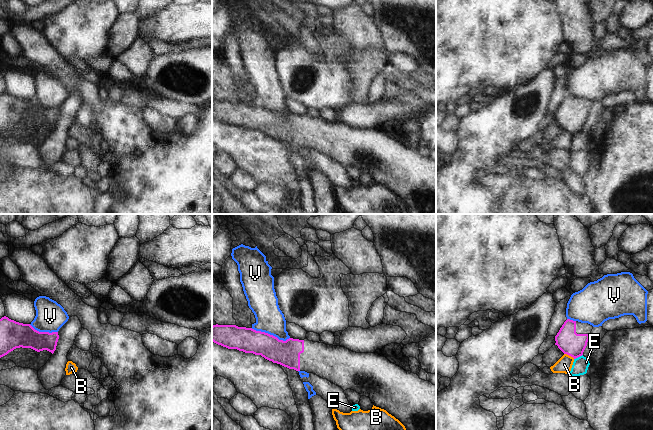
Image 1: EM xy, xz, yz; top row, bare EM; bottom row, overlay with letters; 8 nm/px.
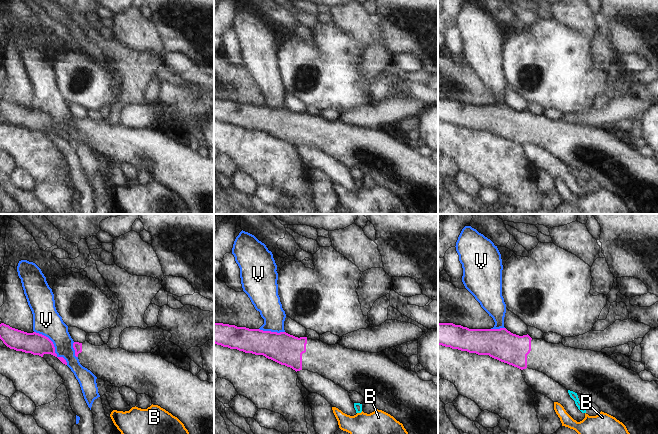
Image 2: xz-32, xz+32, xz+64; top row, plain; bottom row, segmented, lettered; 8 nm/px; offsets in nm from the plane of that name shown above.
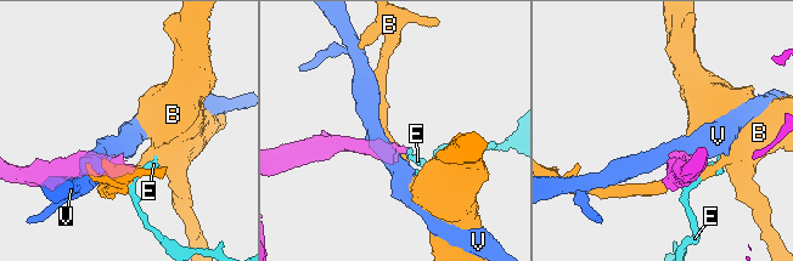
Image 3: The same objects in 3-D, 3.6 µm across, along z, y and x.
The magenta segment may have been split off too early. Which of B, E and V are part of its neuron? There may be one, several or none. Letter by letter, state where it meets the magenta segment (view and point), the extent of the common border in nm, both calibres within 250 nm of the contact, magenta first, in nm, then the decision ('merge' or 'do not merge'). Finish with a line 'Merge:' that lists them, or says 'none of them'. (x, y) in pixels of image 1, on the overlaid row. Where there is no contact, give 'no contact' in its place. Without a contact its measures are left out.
B: meets magenta in yz at (569, 355); contact 100 nm long; 190 nm thick on the magenta side, 120 nm on the other; do not merge
E: meets magenta in yz at (578, 356); contact 80 nm long; 190 nm thick on the magenta side, 130 nm on the other; do not merge
V: meets magenta in xz at (269, 334); contact 320 nm long; 200 nm thick on the magenta side, 220 nm on the other; do not merge
Merge: none of them

